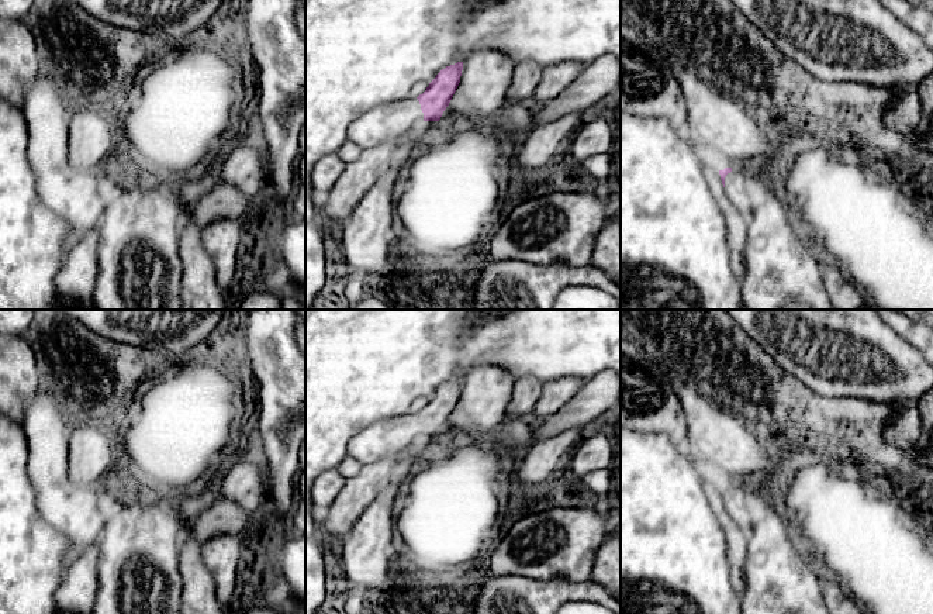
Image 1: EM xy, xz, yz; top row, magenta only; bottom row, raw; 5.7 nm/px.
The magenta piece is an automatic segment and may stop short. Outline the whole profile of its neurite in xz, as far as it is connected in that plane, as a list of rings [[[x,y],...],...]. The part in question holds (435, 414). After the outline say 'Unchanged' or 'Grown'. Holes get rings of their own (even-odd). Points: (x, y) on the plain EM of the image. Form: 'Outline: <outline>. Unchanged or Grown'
Outline: [[[463,377],[446,382],[418,413],[377,421],[348,444],[348,455],[369,465],[387,455],[407,456],[424,437],[439,437],[449,421],[463,386]]]. Grown

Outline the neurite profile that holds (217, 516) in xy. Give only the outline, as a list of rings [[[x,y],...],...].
[[[212,496],[186,515],[184,534],[191,534],[198,542],[218,534],[241,534],[252,513],[243,511],[236,503],[221,496]]]

